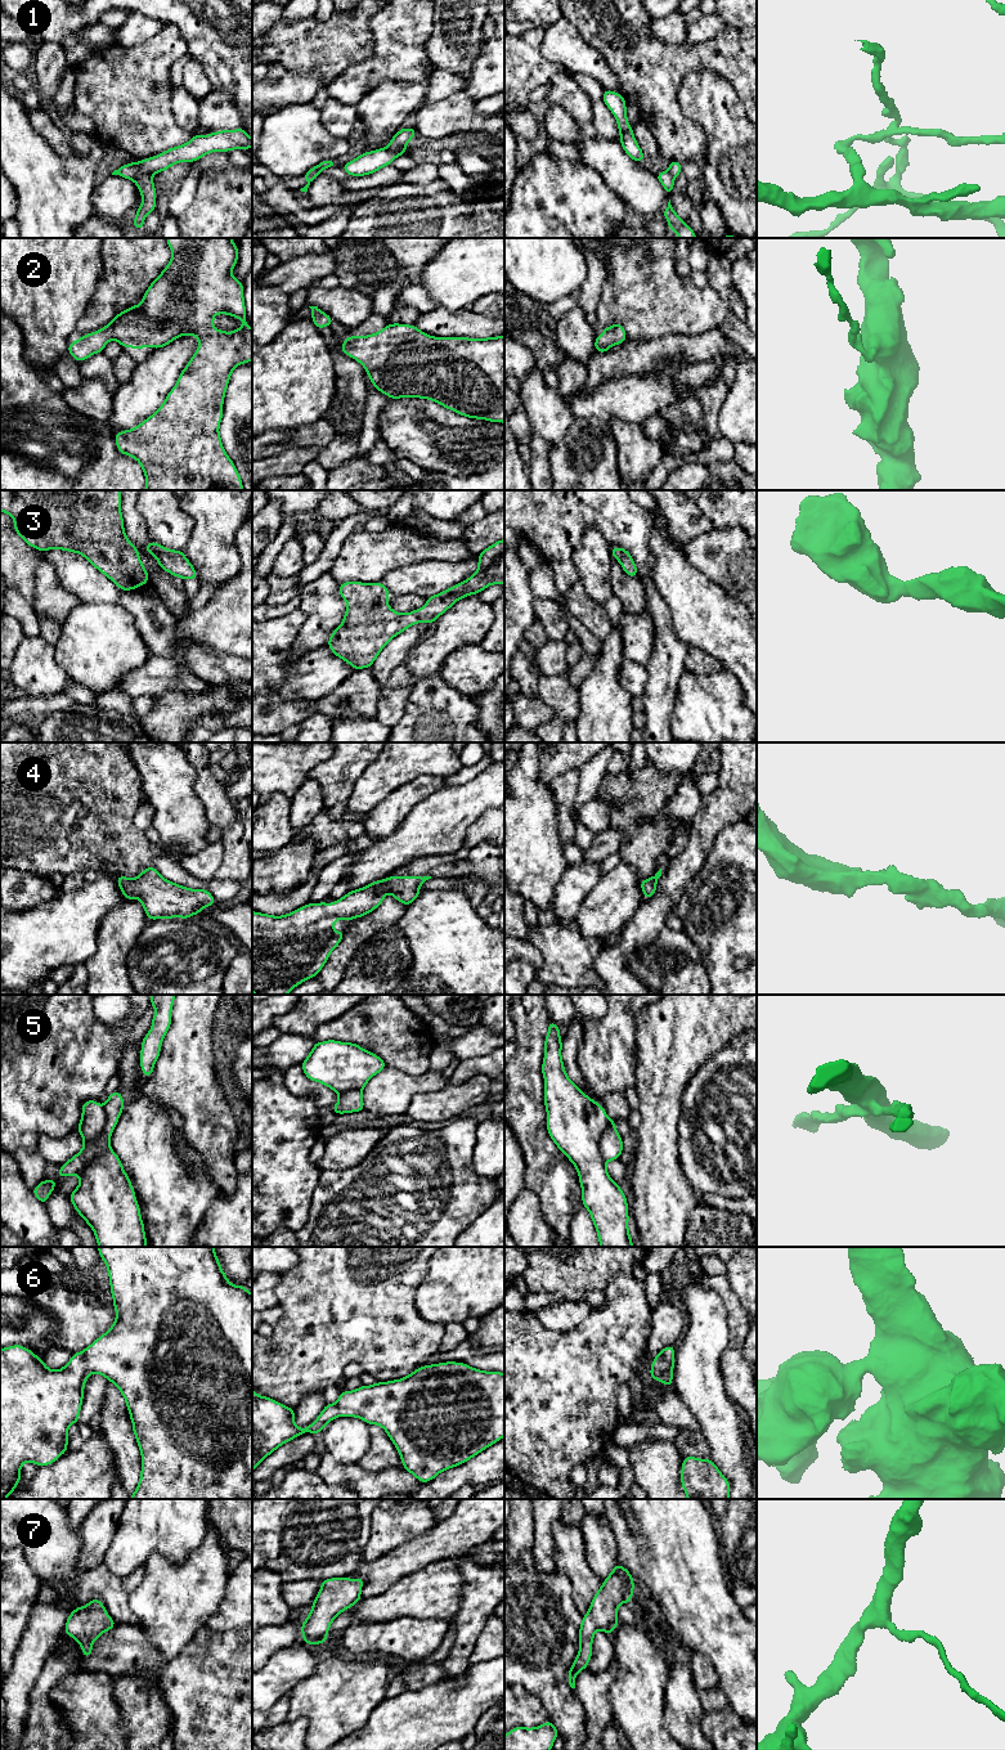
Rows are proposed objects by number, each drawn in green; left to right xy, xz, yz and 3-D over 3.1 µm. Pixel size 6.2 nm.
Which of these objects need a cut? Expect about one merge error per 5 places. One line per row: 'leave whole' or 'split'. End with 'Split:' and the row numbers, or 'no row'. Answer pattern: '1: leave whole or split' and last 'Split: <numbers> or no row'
1: split
2: leave whole
3: leave whole
4: leave whole
5: split
6: leave whole
7: leave whole
Split: 1, 5

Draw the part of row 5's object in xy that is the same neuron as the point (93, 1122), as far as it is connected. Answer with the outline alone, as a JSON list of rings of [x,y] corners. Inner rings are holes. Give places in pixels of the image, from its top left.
[[[86,1100],[81,1105],[82,1117],[76,1128],[84,1139],[84,1147],[89,1148],[94,1144],[106,1128],[104,1110],[99,1107],[97,1100]]]

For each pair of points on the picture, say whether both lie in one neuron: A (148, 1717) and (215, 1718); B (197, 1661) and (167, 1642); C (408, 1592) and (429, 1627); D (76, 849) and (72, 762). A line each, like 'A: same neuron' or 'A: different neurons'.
A: different neurons
B: different neurons
C: different neurons
D: same neuron

